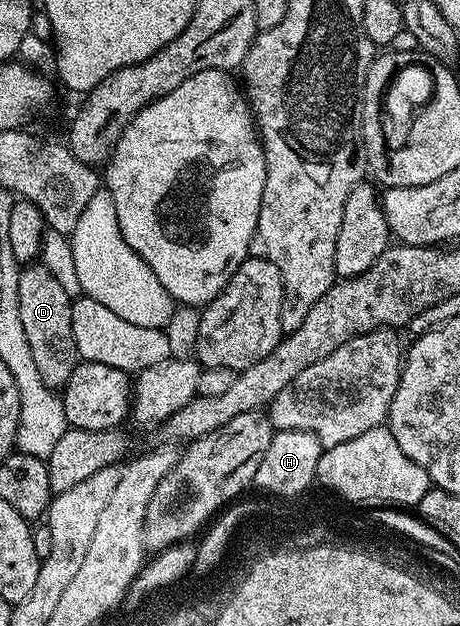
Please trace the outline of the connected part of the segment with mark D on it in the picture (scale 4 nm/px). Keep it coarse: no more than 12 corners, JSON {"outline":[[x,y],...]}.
{"outline":[[42,264],[22,267],[21,325],[41,380],[81,361],[73,298]]}

